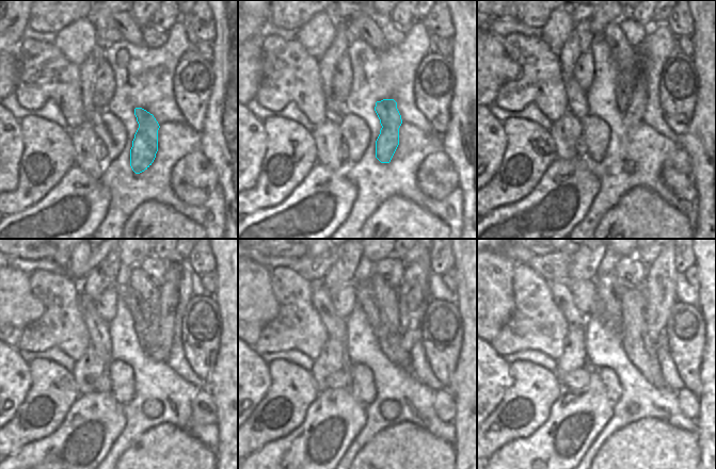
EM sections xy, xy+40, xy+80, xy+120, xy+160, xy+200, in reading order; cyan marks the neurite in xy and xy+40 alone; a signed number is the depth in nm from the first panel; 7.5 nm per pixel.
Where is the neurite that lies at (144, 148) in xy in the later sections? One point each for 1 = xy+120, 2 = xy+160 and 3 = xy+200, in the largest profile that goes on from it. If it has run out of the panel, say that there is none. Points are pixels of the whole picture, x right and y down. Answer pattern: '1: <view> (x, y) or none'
1: xy+120 (169, 291)
2: xy+160 (413, 292)
3: xy+200 (661, 280)

